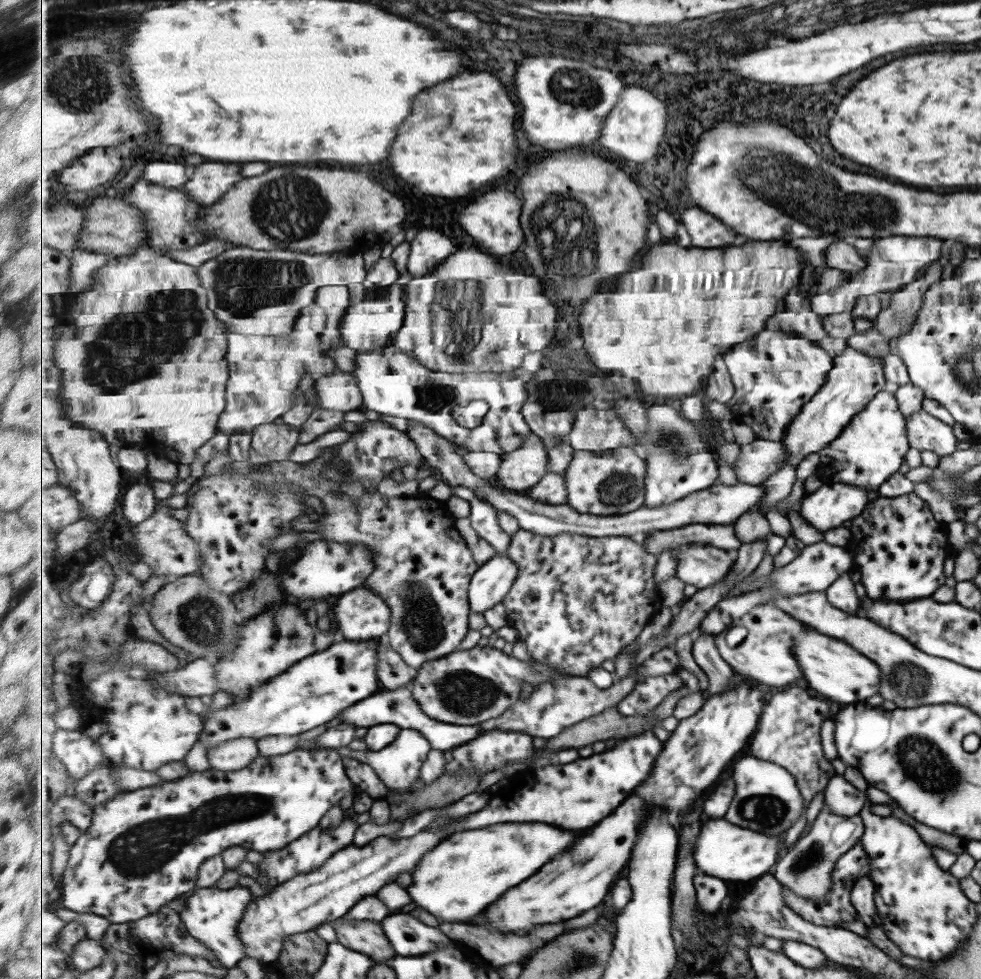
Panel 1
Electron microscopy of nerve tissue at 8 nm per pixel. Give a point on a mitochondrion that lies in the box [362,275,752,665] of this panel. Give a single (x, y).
(463, 300)

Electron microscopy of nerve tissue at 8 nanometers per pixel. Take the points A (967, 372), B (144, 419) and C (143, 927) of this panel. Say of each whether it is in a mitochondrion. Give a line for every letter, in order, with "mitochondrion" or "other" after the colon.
A: mitochondrion
B: other
C: other

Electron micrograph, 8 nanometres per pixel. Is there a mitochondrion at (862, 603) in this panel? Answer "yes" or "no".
no

